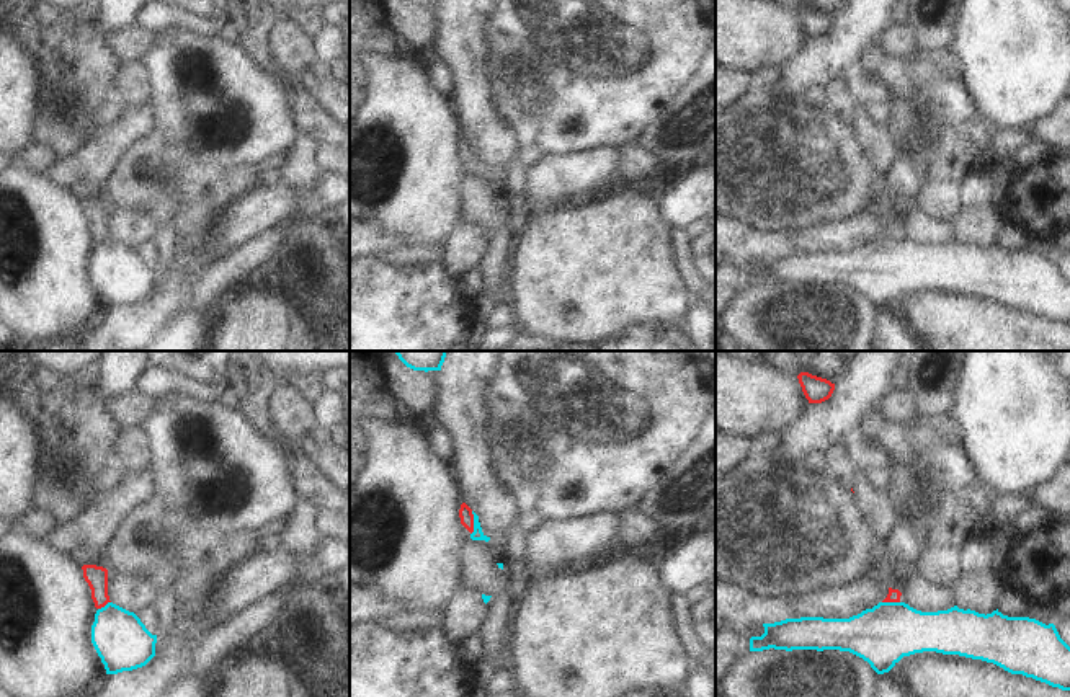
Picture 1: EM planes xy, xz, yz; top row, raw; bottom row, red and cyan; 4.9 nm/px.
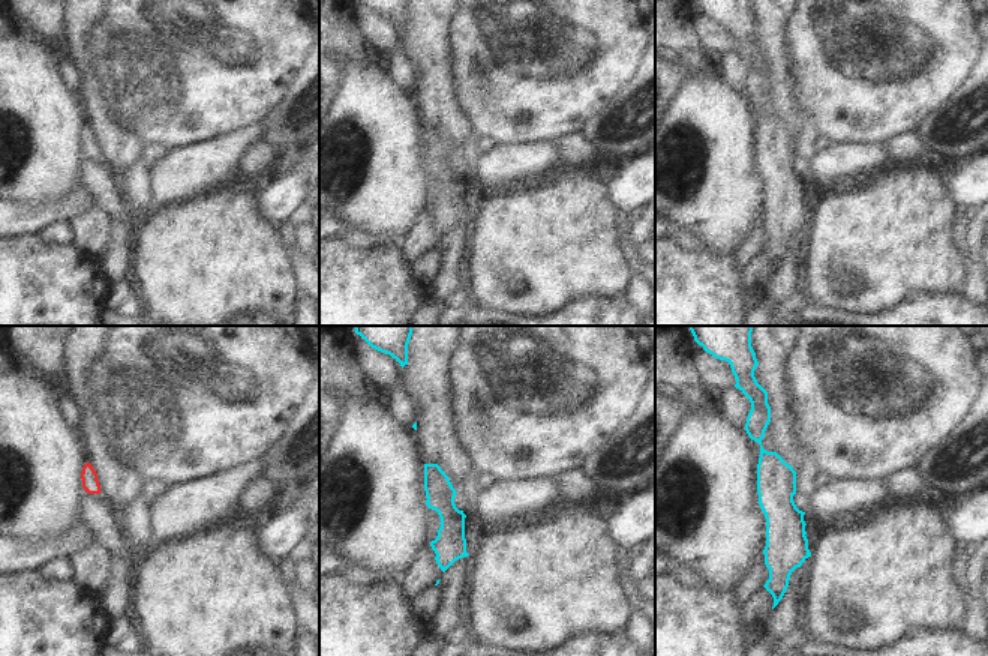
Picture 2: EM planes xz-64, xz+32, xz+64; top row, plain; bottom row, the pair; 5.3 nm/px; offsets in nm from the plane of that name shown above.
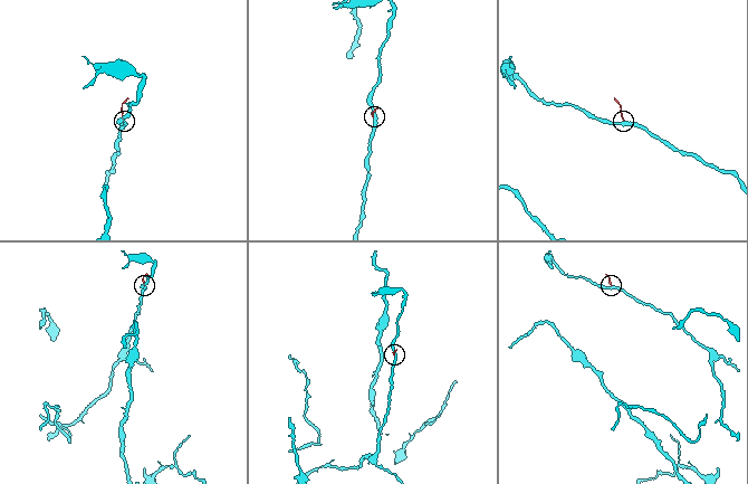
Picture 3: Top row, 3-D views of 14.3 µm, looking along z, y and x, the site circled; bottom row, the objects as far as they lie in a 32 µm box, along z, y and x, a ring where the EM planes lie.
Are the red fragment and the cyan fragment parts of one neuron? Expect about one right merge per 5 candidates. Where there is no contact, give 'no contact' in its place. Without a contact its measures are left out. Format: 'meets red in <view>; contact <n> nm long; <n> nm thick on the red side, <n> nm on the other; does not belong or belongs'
meets red in xz; contact 120 nm long; 70 nm thick on the red side, 60 nm on the other; does not belong

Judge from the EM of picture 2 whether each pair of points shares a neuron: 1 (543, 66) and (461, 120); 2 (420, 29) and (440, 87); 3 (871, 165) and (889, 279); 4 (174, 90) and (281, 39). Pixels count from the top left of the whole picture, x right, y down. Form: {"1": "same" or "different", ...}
{"1": "different", "2": "same", "3": "different", "4": "same"}

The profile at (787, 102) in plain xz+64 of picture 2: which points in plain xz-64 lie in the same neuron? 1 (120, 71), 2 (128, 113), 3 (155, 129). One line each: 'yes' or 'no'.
1: no
2: no
3: no

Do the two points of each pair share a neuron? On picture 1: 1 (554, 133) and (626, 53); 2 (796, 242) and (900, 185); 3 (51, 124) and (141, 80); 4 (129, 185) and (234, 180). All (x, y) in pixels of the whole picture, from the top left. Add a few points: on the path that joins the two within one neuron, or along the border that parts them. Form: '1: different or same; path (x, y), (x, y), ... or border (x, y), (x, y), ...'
1: same; path (566, 113), (606, 72)
2: different; border (869, 208), (842, 219), (814, 221), (796, 227)
3: different; border (124, 64), (116, 85)
4: same; path (156, 185), (164, 190), (198, 190), (208, 182)

